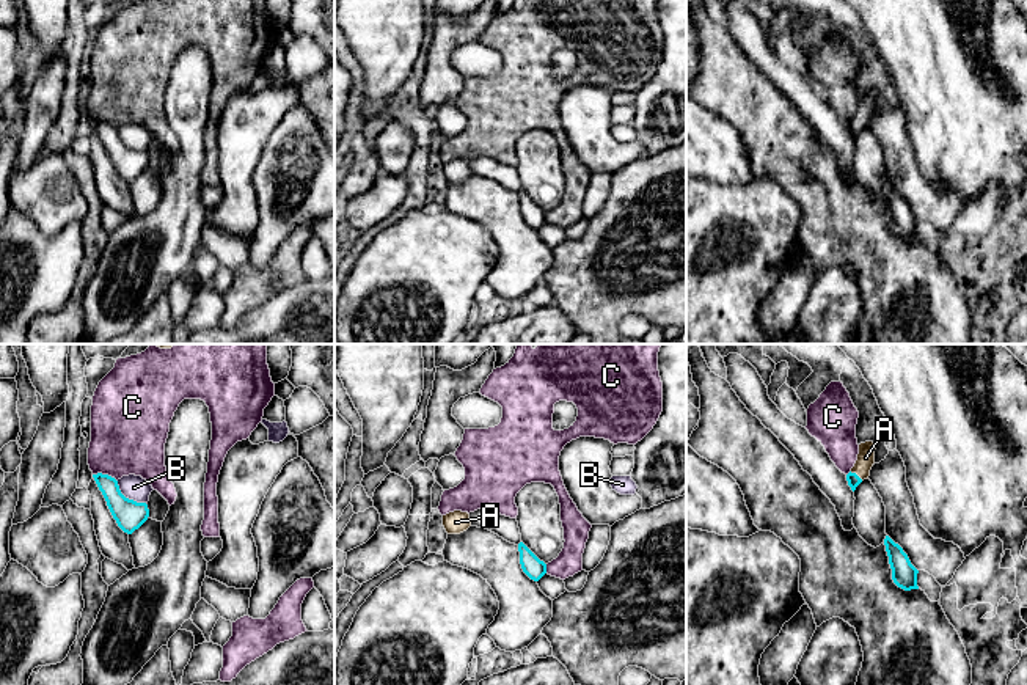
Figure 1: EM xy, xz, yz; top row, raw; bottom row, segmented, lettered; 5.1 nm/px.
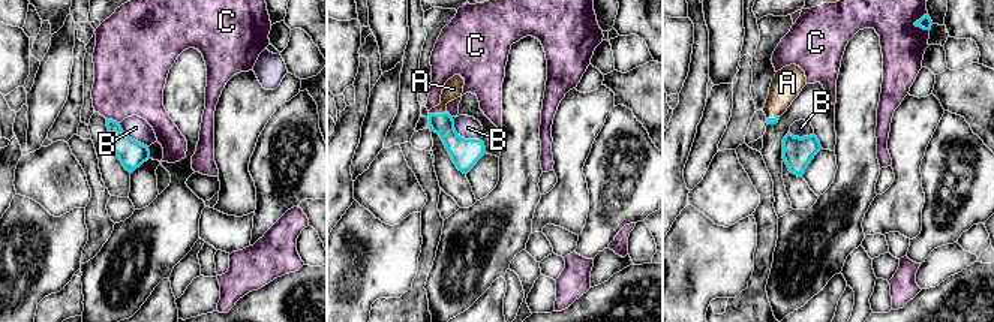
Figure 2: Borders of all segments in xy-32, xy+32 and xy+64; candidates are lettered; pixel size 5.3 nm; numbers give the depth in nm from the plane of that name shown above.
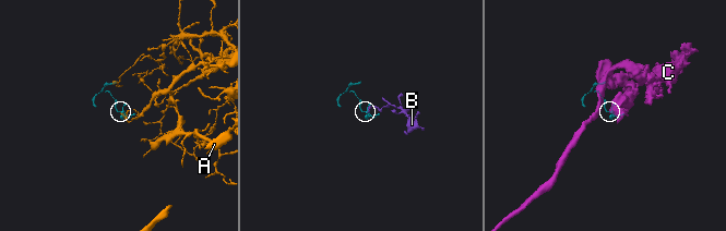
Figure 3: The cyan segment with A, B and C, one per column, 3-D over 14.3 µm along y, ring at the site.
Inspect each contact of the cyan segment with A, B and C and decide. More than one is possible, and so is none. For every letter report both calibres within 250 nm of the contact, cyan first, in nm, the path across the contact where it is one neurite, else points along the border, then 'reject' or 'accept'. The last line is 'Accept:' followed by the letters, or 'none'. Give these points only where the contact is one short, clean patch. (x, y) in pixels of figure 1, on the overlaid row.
A: 70/90 nm | across yz (853, 479), (855, 473), (866, 457) | accept
B: 150/130 nm | reject
C: 150/380 nm | reject
Accept: A

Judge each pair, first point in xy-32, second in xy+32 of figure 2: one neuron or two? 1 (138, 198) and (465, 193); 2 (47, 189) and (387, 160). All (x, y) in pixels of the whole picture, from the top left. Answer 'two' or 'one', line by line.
1: two
2: one

